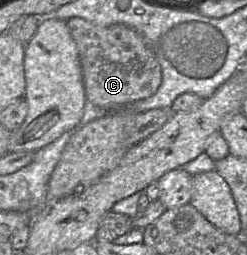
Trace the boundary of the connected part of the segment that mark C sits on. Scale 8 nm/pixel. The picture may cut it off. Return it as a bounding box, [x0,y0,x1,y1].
[67,17,162,111]

